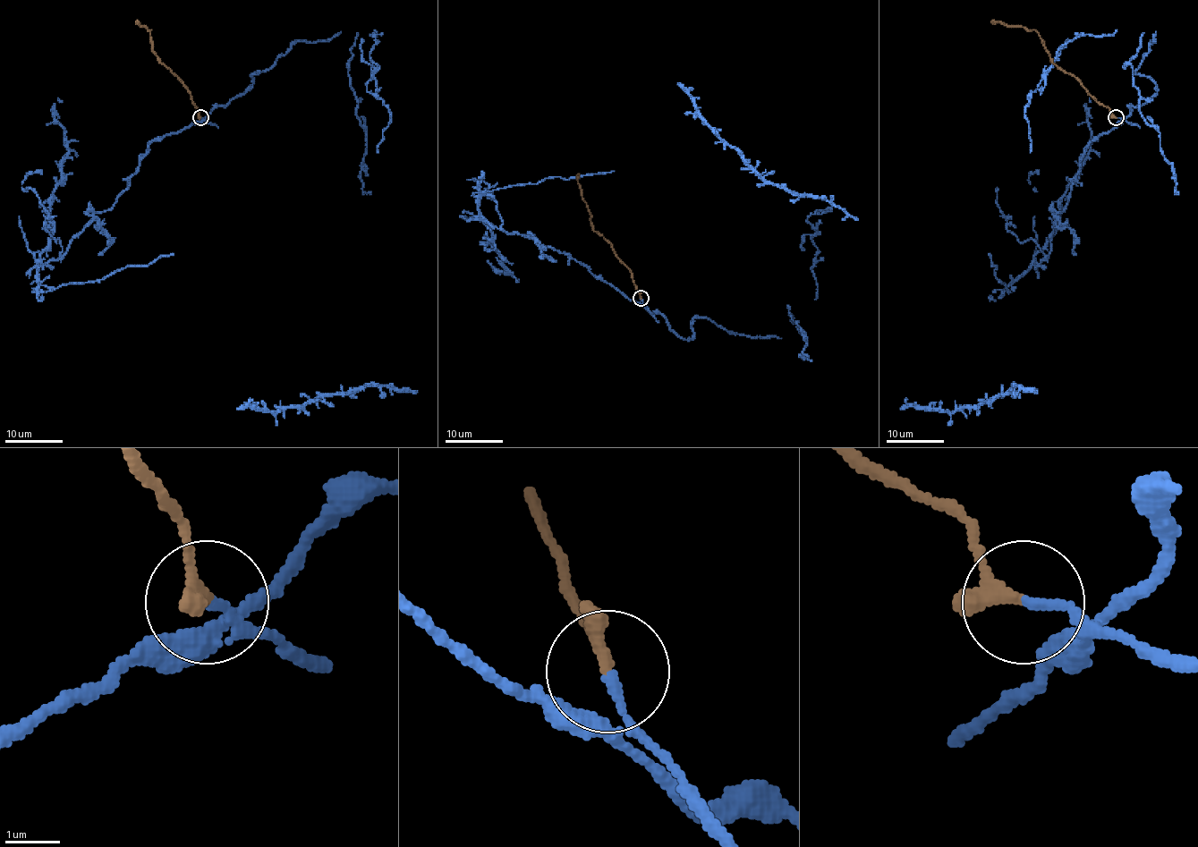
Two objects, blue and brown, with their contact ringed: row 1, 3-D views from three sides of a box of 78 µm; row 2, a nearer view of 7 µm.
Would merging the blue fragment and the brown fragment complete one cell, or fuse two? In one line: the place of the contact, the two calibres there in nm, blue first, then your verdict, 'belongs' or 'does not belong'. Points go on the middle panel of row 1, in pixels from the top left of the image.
(641, 298) | 170/190 nm | does not belong

